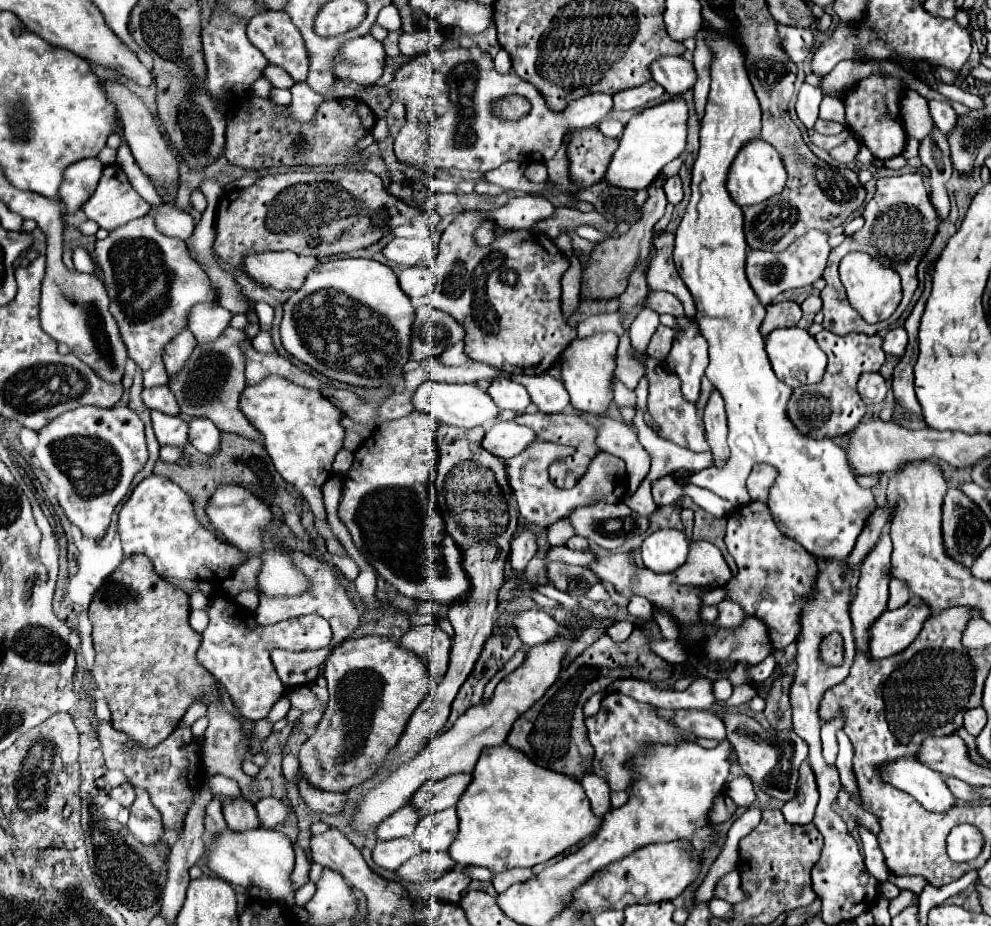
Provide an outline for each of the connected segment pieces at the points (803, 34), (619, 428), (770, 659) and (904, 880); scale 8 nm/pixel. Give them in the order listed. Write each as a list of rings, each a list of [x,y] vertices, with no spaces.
[[[783,24],[779,26],[781,46],[789,54],[789,58],[797,64],[803,62],[811,54],[811,48],[815,48],[813,36],[815,34],[811,28],[793,28],[793,26],[783,26]]]
[[[605,416],[597,418],[593,426],[597,430],[597,446],[619,458],[625,458],[627,482],[629,482],[627,488],[629,488],[629,494],[633,494],[649,472],[649,454],[639,444],[635,428]]]
[[[771,652],[763,662],[759,662],[757,666],[745,666],[741,662],[741,666],[737,666],[731,676],[729,676],[729,682],[733,686],[743,686],[743,684],[749,684],[749,686],[755,686],[755,684],[763,684],[771,672],[775,670],[775,654]]]
[[[889,872],[889,878],[887,878],[887,880],[889,880],[891,884],[895,884],[895,886],[899,886],[899,888],[909,888],[909,890],[913,890],[915,894],[921,894],[923,888],[927,886],[925,878],[921,878],[921,876],[895,876],[895,874]]]

